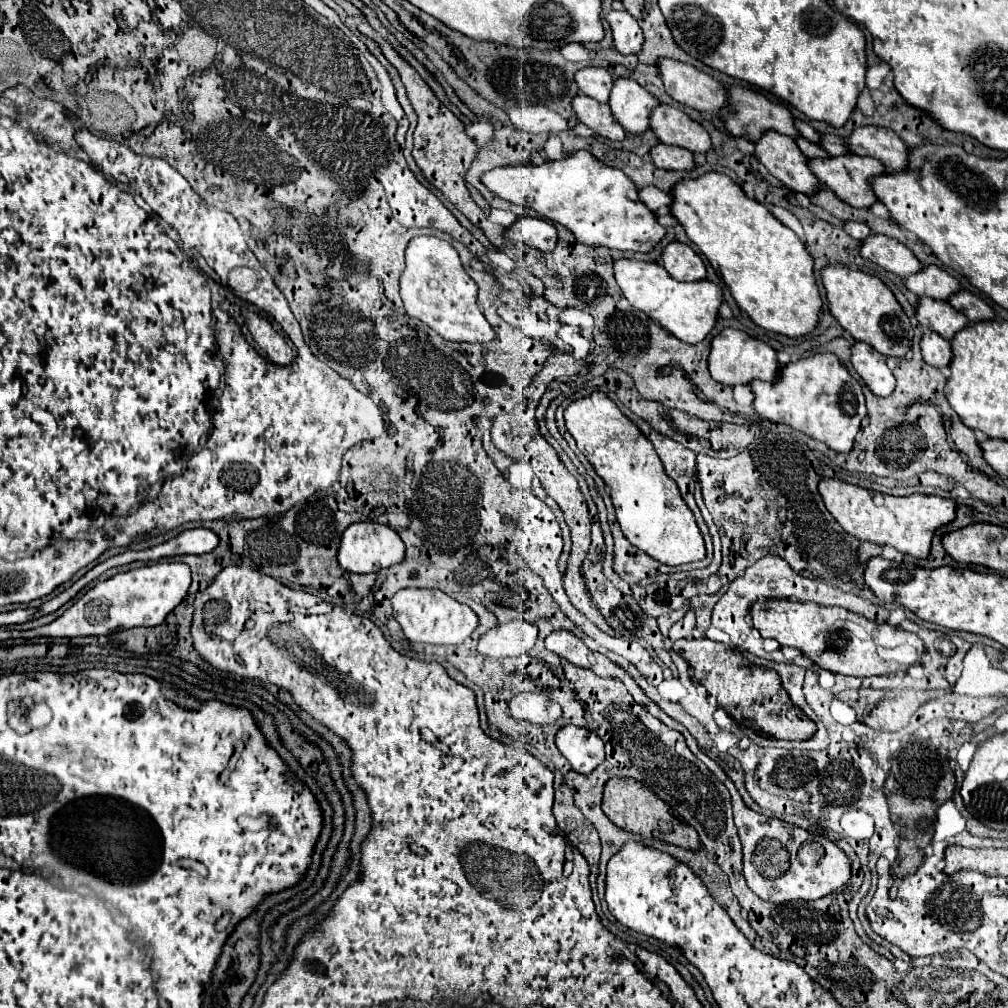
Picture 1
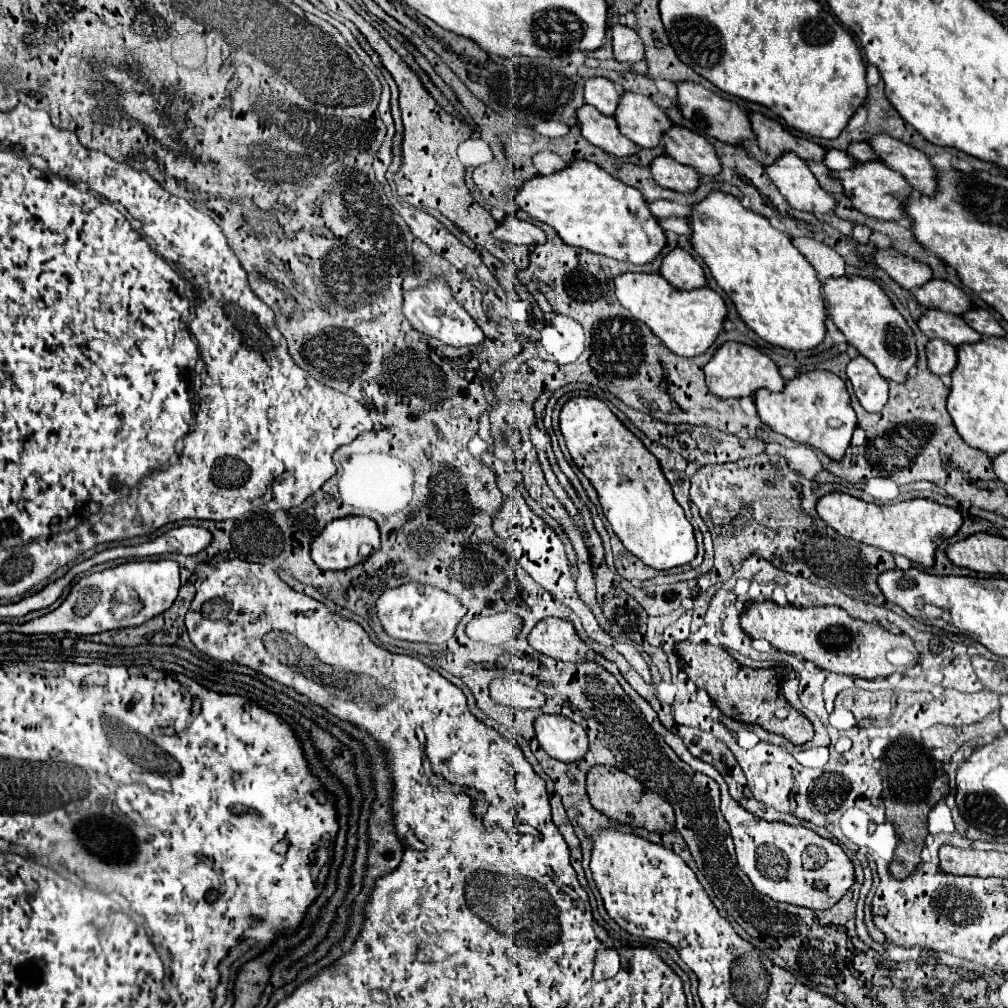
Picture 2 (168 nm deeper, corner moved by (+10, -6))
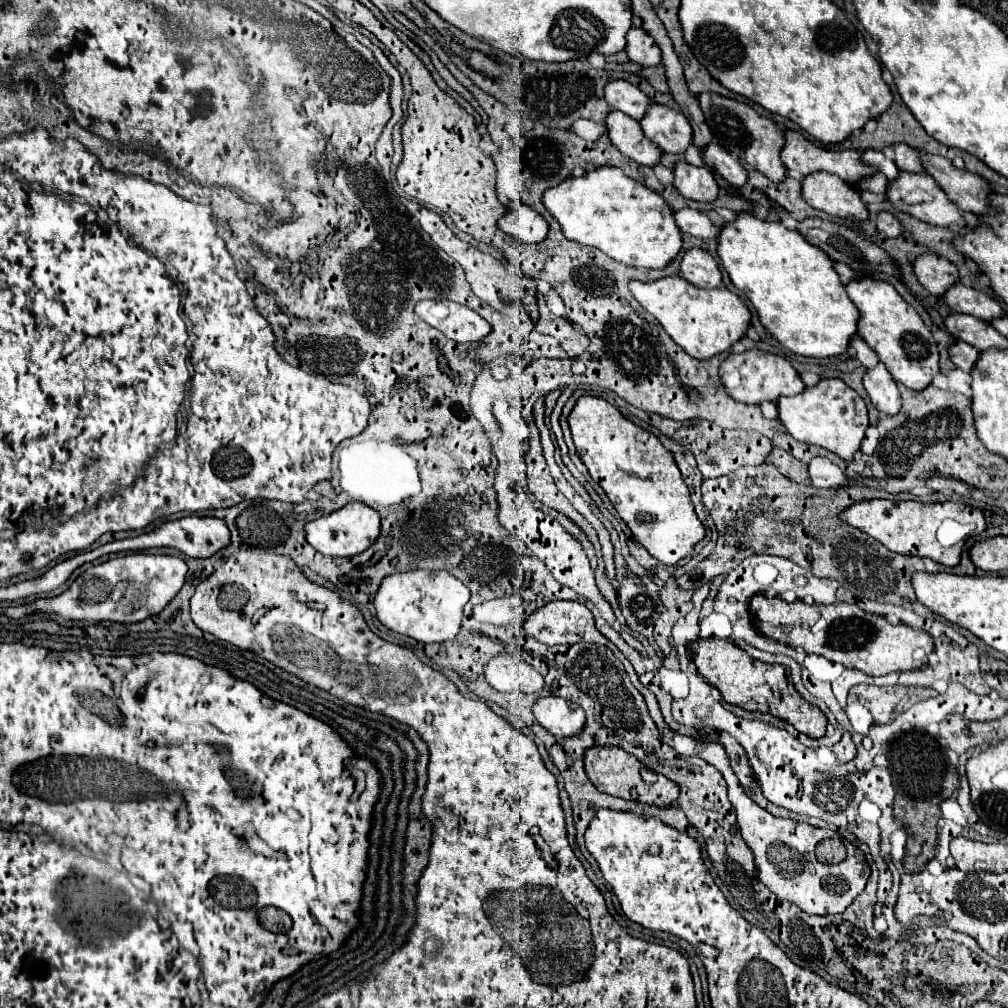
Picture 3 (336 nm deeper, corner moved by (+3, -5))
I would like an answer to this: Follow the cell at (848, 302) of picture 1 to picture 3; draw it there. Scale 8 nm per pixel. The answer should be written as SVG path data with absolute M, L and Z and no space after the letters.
M852 279L846 285L846 293L860 313L858 335L876 351L892 379L914 391L928 387L932 377L938 373L938 347L920 315L886 281Z

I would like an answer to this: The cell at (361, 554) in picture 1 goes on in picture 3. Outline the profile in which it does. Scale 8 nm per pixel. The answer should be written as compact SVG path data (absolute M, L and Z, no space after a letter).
M348 503L340 511L334 511L326 517L310 521L306 525L308 543L322 555L328 557L356 557L366 551L380 535L380 515L364 503Z

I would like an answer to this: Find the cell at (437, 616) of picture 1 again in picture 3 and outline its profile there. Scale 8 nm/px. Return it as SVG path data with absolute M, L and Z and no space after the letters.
M408 571L394 573L382 581L374 607L376 617L388 629L422 643L444 643L456 637L468 599L468 587L446 571Z

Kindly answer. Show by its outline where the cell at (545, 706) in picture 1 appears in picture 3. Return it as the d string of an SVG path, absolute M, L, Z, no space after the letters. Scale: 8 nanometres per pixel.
M504 653L492 659L484 669L486 681L502 693L522 691L522 693L538 693L544 689L544 679L534 667L518 659L516 655Z

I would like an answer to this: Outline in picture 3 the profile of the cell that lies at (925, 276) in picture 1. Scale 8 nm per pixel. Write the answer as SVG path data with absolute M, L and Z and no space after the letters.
M960 281L954 283L952 287L948 287L942 299L946 301L946 305L952 311L968 313L982 321L992 321L996 317L1002 317L1002 307L994 297L990 297L988 293L978 291L974 287L966 287Z

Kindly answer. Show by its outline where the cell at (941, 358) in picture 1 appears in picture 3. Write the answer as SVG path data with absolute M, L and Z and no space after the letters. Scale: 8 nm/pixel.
M956 341L954 345L948 347L948 353L950 353L950 361L952 361L958 369L970 373L970 369L974 367L974 363L976 363L980 351L974 349L972 345L964 343L964 341Z

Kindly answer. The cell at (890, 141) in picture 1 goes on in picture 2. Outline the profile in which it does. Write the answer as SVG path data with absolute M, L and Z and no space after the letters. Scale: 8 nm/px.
M877 134L869 142L881 162L887 164L891 170L901 172L917 192L925 196L935 196L937 168L921 150L885 134Z

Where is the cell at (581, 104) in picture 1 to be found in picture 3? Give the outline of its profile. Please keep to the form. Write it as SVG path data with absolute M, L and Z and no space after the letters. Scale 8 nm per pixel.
M610 111L606 115L606 131L608 131L608 139L610 143L626 157L630 157L632 161L640 163L640 165L648 165L654 167L662 155L662 151L658 147L652 145L652 141L648 141L648 137L640 131L640 123L620 111Z

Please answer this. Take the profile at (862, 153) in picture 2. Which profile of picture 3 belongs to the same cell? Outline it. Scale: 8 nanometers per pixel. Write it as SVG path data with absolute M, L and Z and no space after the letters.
M894 143L892 145L894 149L894 163L900 171L910 171L910 173L924 173L924 167L920 163L920 157L918 157L918 151L904 145L904 143Z

